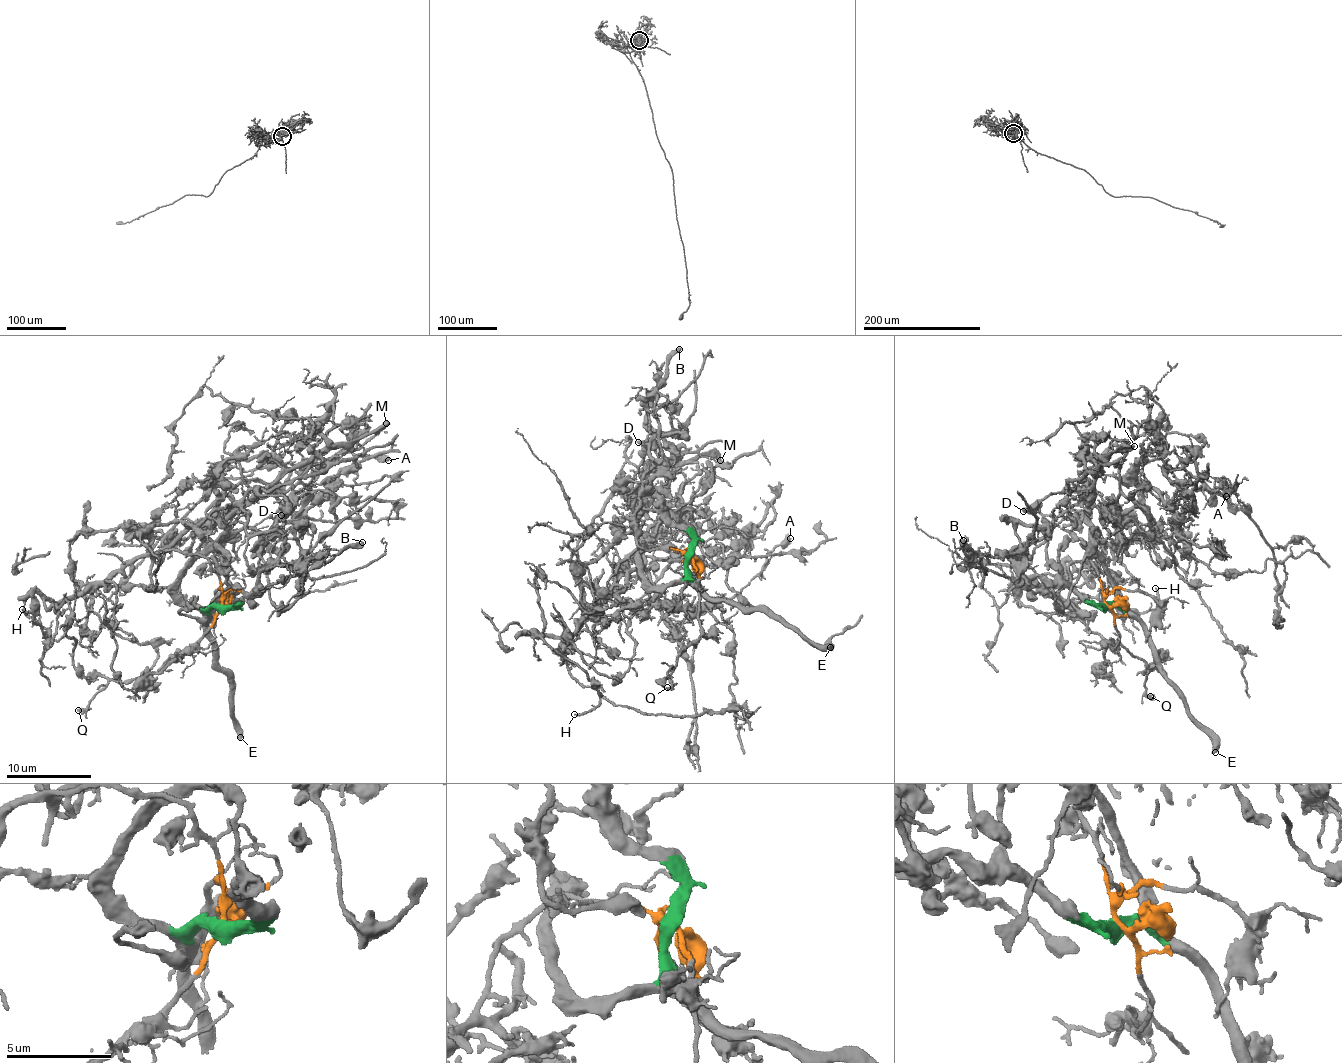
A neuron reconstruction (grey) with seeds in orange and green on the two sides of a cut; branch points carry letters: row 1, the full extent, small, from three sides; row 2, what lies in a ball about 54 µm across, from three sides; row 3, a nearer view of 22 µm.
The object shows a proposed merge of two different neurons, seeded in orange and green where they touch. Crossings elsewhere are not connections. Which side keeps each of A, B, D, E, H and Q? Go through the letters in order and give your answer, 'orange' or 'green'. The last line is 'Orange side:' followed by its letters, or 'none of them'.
A: orange
B: green
D: green
E: green
H: orange
Q: orange
Orange side: A, H, Q

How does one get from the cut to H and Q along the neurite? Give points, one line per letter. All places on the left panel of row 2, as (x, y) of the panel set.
H: (222, 606), (219, 575), (178, 550), (147, 555), (50, 602), (37, 593), (32, 617), (43, 636), (21, 610)
Q: (222, 606), (209, 632), (171, 661), (150, 674), (128, 681), (110, 680), (86, 708), (78, 710)

